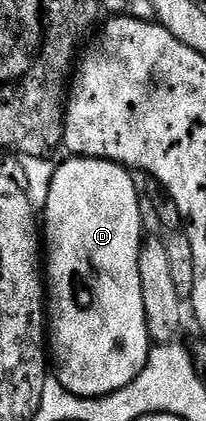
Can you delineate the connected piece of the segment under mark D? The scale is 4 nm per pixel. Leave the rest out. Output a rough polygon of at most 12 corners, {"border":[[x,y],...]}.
{"border":[[73,157],[44,203],[50,346],[74,395],[152,341],[131,171]]}

